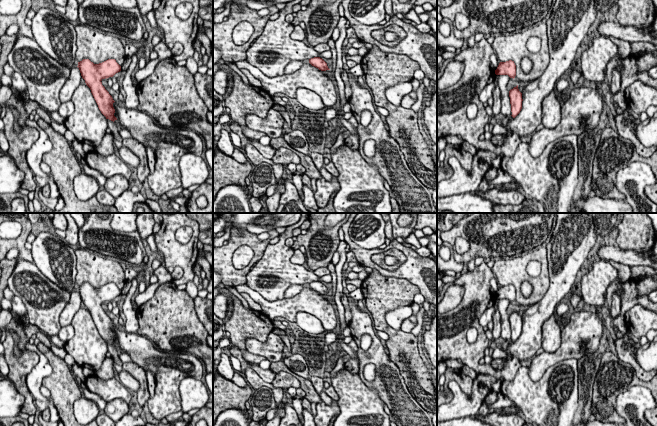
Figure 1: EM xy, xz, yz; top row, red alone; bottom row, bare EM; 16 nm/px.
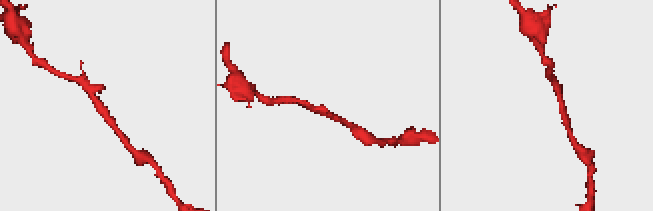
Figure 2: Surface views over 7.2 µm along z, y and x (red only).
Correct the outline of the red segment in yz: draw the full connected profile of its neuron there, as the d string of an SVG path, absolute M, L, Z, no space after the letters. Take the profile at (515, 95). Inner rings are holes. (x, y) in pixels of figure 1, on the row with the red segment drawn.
M518 85L509 91L512 117L515 118L522 109L522 93L518 89Z

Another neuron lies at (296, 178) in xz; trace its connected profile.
M298 171L290 175L290 180L296 186L299 195L303 193L302 175L303 173L298 172Z

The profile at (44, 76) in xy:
M19 33L7 63L25 80L30 100L48 112L58 111L60 90L69 79L71 69L49 56L34 38Z

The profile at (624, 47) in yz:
M610 36L609 39L618 47L617 54L608 62L606 69L607 84L610 89L612 80L612 69L617 66L618 58L624 59L630 55L631 42L620 40L613 36Z

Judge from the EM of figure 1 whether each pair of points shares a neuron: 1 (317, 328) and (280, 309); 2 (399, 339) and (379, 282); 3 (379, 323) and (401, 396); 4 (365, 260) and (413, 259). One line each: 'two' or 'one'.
1: two
2: one
3: two
4: one

